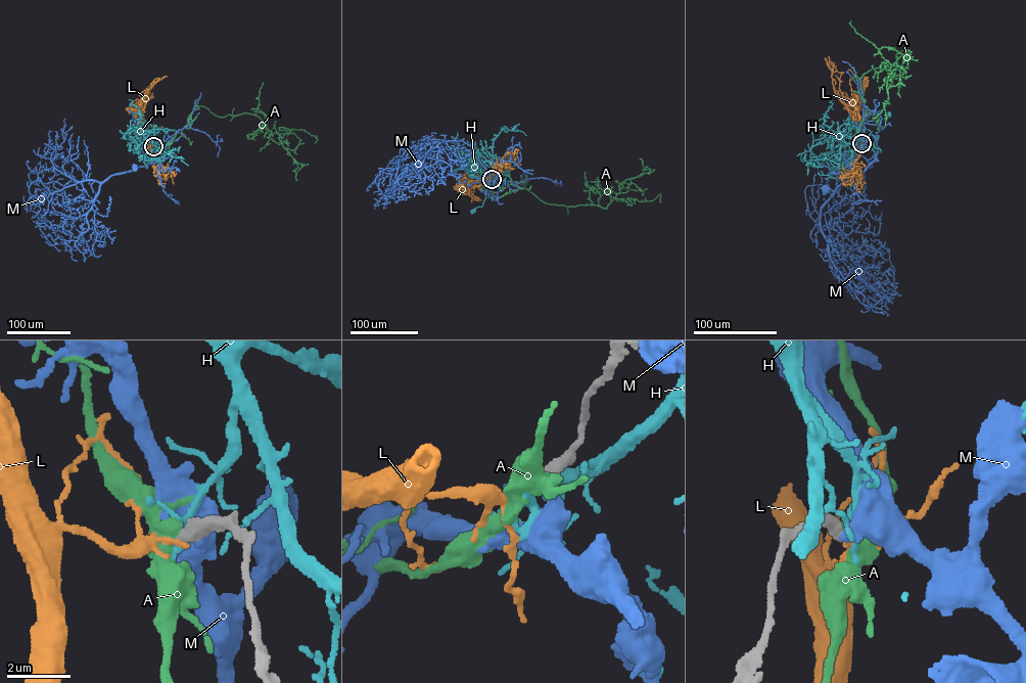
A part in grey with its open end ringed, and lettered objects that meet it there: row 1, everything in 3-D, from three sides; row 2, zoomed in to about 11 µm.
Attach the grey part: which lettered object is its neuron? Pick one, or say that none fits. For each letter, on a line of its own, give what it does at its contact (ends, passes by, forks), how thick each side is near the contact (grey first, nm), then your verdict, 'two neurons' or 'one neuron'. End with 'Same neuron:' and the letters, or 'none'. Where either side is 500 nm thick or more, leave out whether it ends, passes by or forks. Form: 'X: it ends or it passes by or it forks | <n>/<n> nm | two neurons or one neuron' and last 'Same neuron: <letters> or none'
A: it forks | 400/360 nm | two neurons
H: it forks | 400/190 nm | two neurons
L: it passes by | 400/130 nm | two neurons
M: it ends | 360/220 nm | two neurons
Same neuron: none

